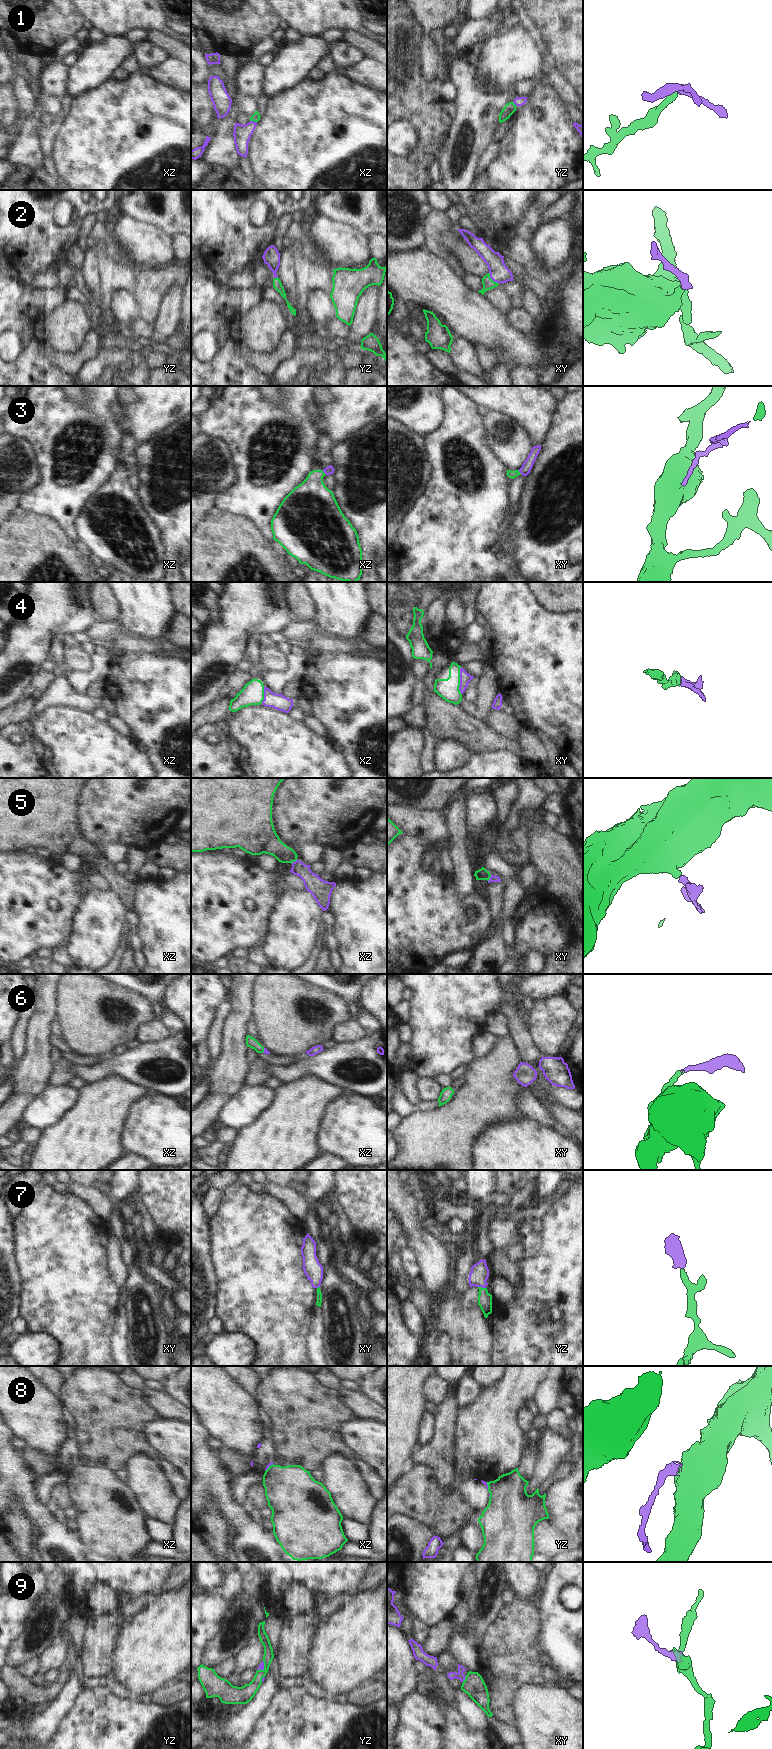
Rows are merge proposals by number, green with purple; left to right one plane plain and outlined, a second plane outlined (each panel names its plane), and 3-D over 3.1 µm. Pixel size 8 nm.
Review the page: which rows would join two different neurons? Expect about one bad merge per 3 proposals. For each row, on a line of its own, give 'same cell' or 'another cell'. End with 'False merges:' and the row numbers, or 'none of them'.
1: same cell
2: same cell
3: same cell
4: same cell
5: same cell
6: same cell
7: same cell
8: another cell
9: same cell
False merges: 8

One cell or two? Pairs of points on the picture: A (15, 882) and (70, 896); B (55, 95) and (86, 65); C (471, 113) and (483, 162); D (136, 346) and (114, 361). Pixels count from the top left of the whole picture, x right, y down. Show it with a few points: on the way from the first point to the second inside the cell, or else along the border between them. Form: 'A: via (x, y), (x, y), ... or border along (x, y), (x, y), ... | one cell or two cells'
A: via (29, 882), (51, 882), (56, 884) | one cell
B: border along (68, 67), (65, 92) | two cells
C: border along (490, 142), (478, 160), (474, 175) | two cells
D: border along (129, 345), (132, 350) | two cells

